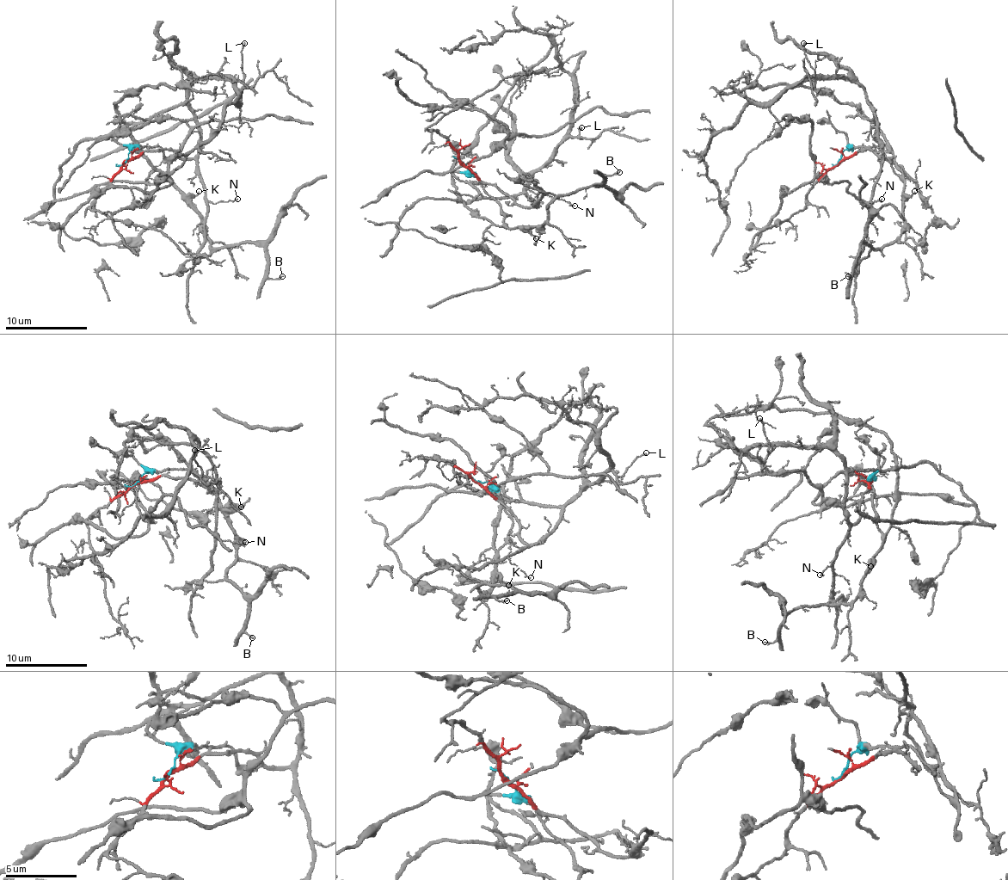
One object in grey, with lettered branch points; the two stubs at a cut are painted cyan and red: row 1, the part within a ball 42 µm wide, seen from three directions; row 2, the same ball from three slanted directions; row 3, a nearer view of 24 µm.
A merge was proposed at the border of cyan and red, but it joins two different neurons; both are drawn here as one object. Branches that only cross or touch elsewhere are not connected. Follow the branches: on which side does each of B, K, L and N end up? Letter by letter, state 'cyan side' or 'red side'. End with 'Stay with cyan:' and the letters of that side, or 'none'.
B: cyan side
K: cyan side
L: red side
N: red side
Stay with cyan: B, K

